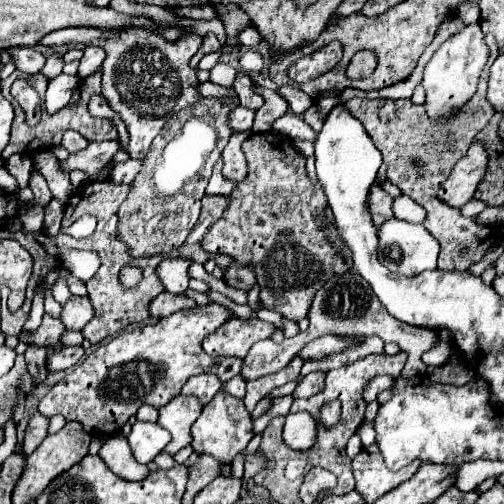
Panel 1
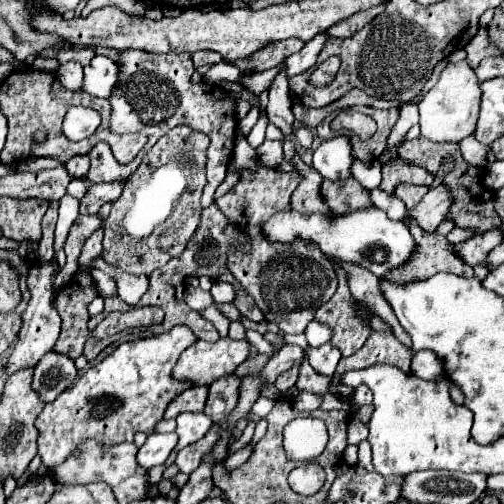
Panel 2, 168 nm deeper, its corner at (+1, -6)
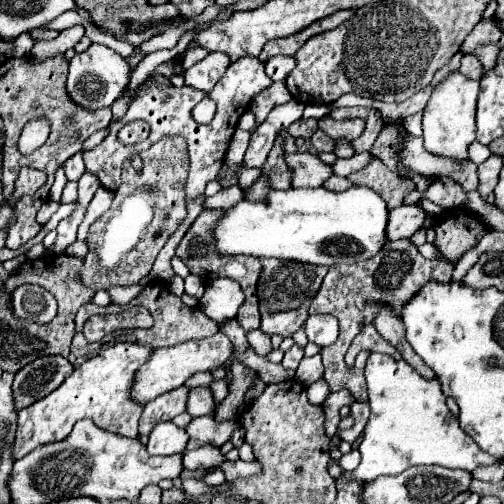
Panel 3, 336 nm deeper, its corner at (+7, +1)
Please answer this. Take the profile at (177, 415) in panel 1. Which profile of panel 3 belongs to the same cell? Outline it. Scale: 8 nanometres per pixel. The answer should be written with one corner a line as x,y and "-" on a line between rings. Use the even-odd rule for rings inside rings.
194,416
184,430
190,436
186,450
194,450
206,442
210,442
214,446
222,446
226,440
230,440
230,434
234,430
234,422
220,424
212,416

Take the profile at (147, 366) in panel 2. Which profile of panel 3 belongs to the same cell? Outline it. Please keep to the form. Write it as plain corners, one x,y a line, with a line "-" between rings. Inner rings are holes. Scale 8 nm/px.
116,342
102,350
98,356
88,358
46,398
22,408
18,412
18,432
14,440
14,458
22,458
38,446
64,440
76,420
90,418
98,428
116,432
128,438
138,438
138,420
144,412
144,404
132,400
132,386
136,372
152,356
154,348
140,342

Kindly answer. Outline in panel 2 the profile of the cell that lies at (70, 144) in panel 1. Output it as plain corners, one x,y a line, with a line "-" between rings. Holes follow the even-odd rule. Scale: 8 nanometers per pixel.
76,155
66,163
66,171
70,173
70,177
74,179
86,179
90,169
90,159
88,155

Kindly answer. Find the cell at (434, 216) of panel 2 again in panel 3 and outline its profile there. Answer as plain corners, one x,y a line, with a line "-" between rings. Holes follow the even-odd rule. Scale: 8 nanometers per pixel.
406,204
390,210
388,240
410,238
426,220
426,210
420,204

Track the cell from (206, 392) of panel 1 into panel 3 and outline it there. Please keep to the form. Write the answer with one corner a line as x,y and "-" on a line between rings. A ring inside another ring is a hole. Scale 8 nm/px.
186,386
174,388
166,394
160,394
154,400
150,400
144,408
142,418
140,418
140,434
148,436
158,422
172,420
174,416
186,412
186,400
188,400
188,388

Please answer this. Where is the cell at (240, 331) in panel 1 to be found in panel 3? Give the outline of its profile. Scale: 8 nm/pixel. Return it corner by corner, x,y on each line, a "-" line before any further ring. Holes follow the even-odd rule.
218,332
210,338
188,340
188,342
170,346
170,348
156,348
156,352
152,352
152,360
148,360
148,364
144,364
144,368
140,368
140,372
136,374
132,398
146,404
160,394
174,390
176,386
182,386
196,372
214,372
216,368
226,364
232,354
234,354
234,346
228,340
228,336
222,332

